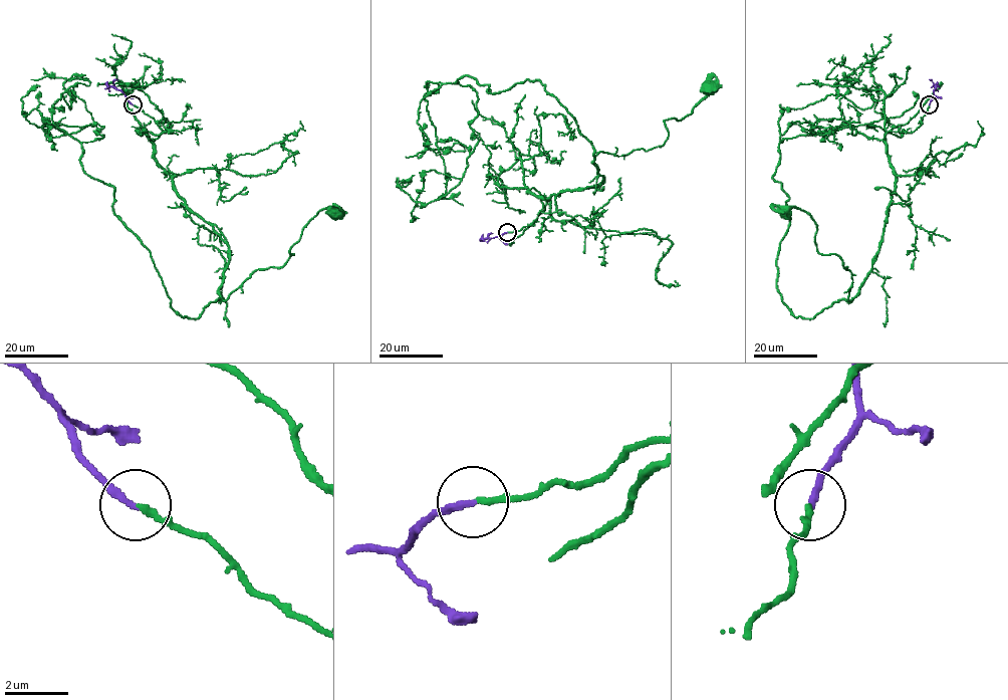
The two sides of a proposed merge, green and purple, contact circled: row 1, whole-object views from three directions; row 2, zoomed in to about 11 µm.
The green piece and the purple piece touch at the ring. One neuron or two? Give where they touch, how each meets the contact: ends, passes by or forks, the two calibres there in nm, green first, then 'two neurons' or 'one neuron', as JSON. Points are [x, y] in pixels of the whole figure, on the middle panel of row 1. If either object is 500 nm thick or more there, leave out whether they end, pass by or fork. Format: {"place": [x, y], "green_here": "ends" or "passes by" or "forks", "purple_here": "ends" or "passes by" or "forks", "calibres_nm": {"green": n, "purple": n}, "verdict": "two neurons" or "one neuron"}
{"place": [507, 232], "green_here": "ends", "purple_here": "ends", "calibres_nm": {"green": 190, "purple": 220}, "verdict": "two neurons"}

